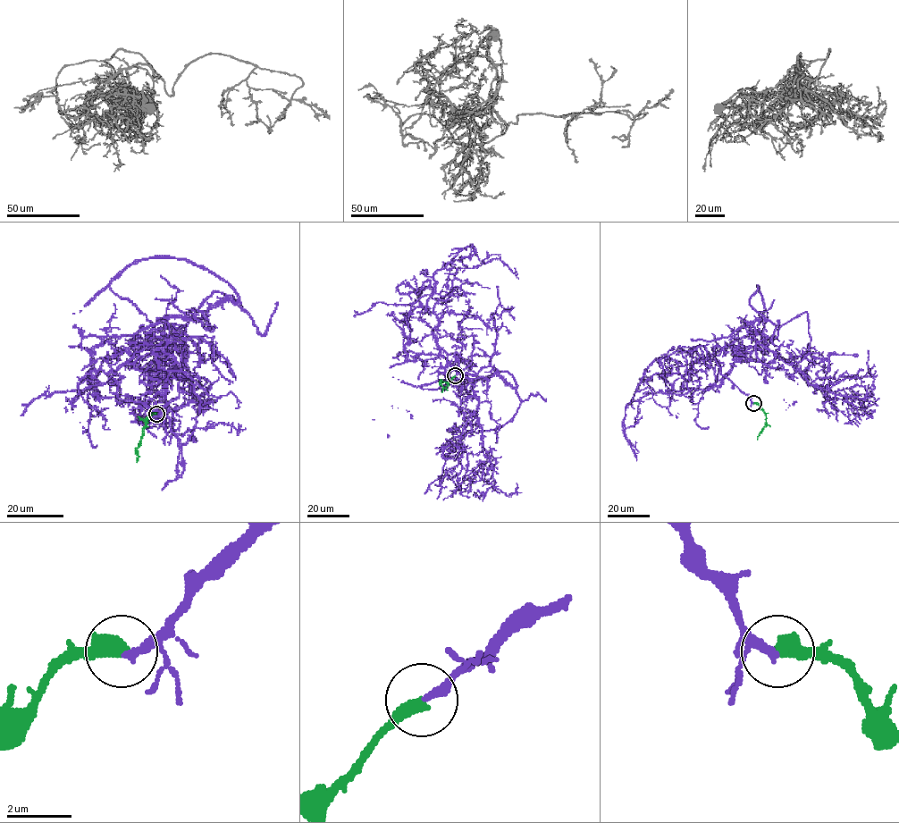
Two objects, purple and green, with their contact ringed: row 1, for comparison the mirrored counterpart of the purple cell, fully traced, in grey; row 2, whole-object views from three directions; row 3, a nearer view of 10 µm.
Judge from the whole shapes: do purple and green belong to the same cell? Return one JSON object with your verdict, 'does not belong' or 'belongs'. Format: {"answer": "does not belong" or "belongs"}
{"answer": "belongs"}

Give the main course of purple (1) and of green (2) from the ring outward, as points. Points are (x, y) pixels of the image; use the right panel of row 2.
1: (754, 403), (720, 373), (716, 346), (751, 335), (810, 384), (873, 411), (861, 410)
2: (754, 403), (766, 415), (766, 424), (757, 439)

